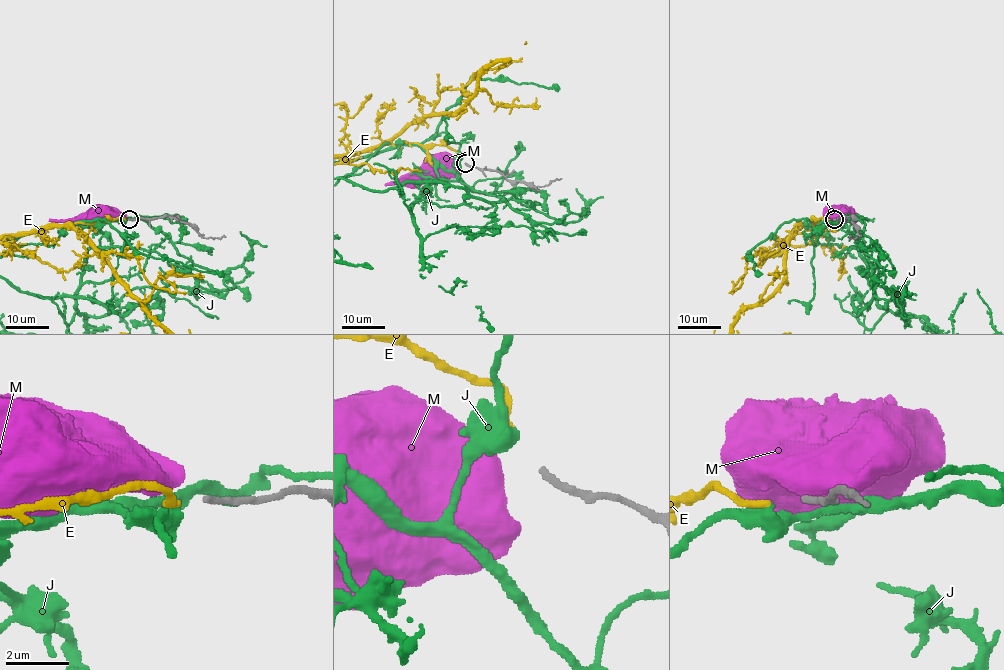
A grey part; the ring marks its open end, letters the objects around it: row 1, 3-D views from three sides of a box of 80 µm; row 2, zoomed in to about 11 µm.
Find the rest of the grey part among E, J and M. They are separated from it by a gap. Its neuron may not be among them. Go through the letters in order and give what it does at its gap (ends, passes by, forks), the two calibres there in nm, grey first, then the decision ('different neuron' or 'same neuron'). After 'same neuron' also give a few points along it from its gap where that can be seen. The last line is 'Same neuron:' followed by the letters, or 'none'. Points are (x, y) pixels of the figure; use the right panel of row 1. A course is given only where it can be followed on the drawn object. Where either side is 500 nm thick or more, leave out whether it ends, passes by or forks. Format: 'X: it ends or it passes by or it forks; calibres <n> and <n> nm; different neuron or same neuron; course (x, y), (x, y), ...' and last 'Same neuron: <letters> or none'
E: it ends; calibres 200 and 200 nm; same neuron
J: calibres 200 and 600 nm; different neuron
M: calibres 200 and 700 nm; different neuron
Same neuron: E

